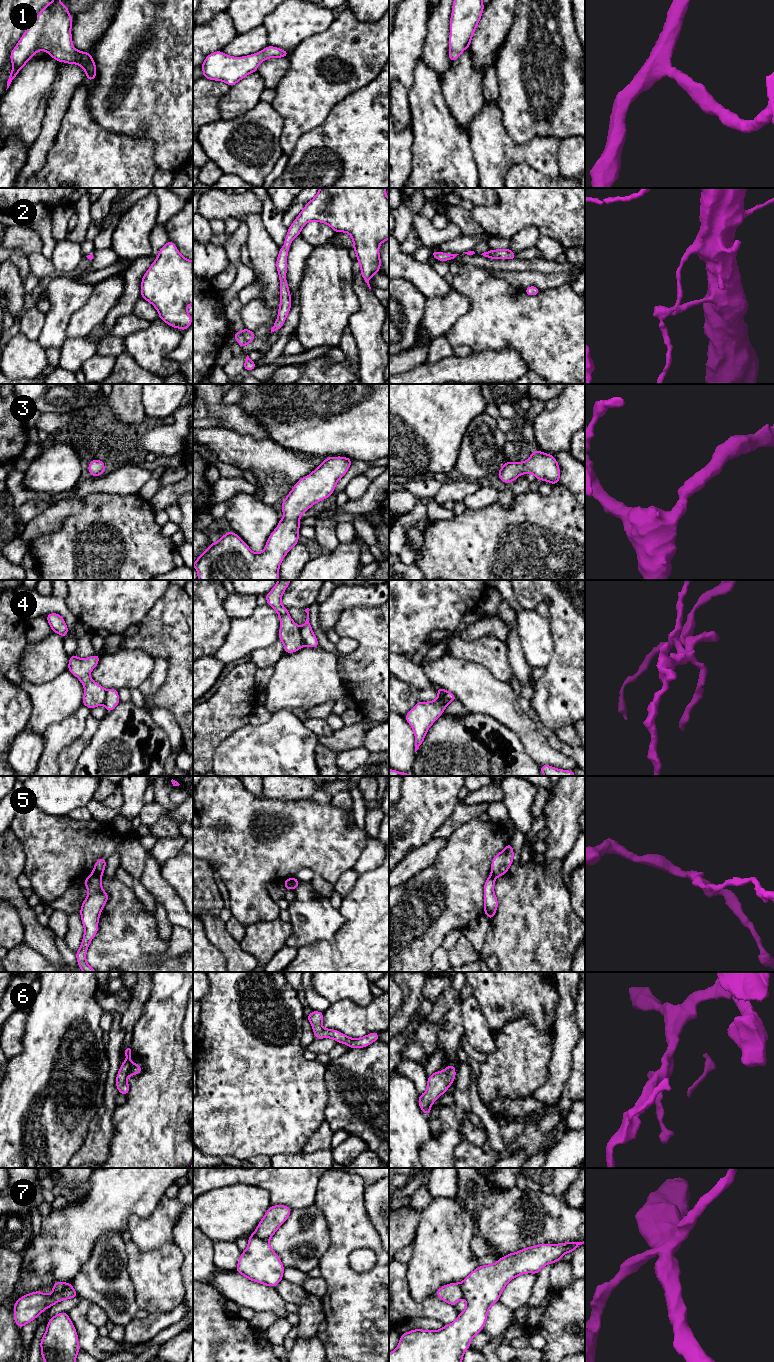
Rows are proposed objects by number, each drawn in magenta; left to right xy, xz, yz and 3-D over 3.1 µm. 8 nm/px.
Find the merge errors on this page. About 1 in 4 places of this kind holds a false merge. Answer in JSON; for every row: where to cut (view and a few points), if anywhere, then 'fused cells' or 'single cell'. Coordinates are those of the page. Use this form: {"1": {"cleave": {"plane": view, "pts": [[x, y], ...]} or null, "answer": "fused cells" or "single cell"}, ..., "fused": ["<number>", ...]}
{"1": {"cleave": null, "answer": "single cell"}, "2": {"cleave": null, "answer": "single cell"}, "3": {"cleave": null, "answer": "single cell"}, "4": {"cleave": {"plane": "xz", "pts": [[299, 627], [304, 645]]}, "answer": "fused cells"}, "5": {"cleave": {"plane": "xy", "pts": [[91, 874], [97, 874], [100, 877]]}, "answer": "fused cells"}, "6": {"cleave": null, "answer": "single cell"}, "7": {"cleave": {"plane": "xz", "pts": [[249, 1237], [258, 1237], [267, 1241]]}, "answer": "fused cells"}, "fused": ["4", "5", "7"]}

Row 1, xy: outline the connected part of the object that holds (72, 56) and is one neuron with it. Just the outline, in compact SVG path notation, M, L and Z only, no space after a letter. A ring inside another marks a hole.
M52 0L38 14L10 54L13 69L9 74L7 89L18 72L40 50L46 51L58 62L80 65L87 81L96 78L96 65L92 54L72 47L73 20L66 4ZM6 89L6 90L7 90Z

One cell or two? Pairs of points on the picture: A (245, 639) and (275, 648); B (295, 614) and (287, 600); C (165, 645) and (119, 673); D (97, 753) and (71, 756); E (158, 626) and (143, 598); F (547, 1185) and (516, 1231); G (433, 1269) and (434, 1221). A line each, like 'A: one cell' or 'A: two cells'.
A: two cells
B: two cells
C: two cells
D: two cells
E: two cells
F: two cells
G: one cell

